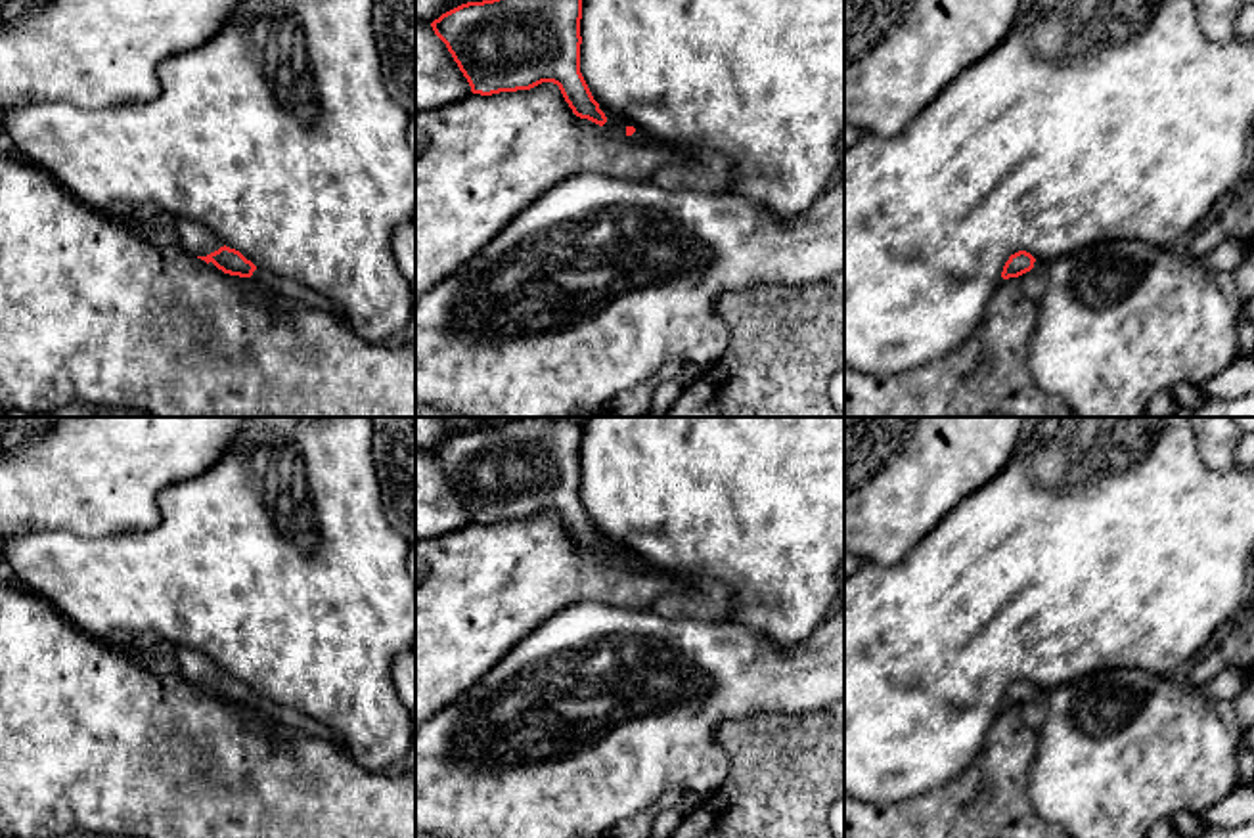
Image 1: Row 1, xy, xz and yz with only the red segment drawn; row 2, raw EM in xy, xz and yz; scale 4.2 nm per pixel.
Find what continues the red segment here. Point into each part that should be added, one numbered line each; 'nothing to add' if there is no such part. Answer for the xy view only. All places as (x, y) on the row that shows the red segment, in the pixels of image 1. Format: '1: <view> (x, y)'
1: xy (286, 297)

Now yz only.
1: yz (1032, 282)

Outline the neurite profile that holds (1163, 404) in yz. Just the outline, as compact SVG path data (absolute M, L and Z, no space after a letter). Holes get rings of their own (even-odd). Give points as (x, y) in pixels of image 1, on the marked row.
M1164 388L1151 398L1147 417L1172 417L1177 406L1172 388Z

